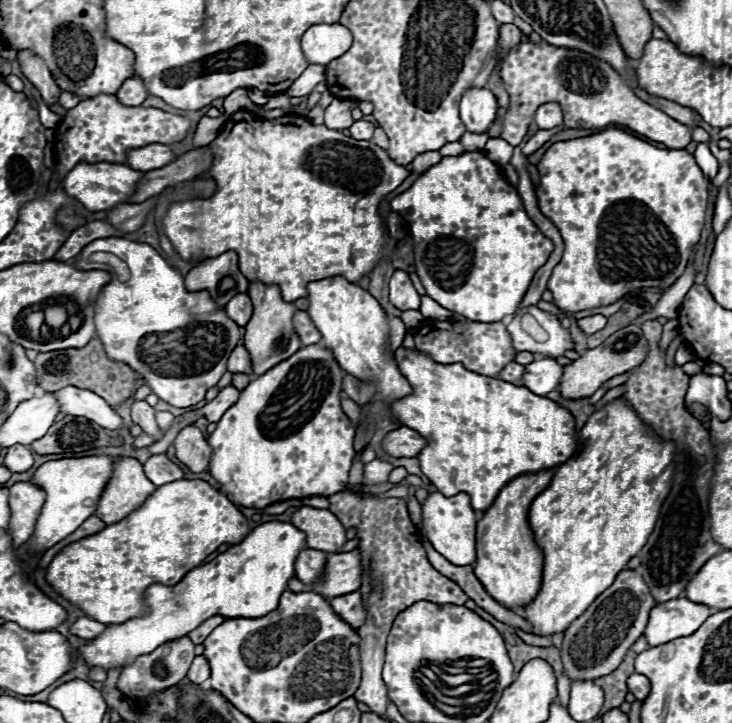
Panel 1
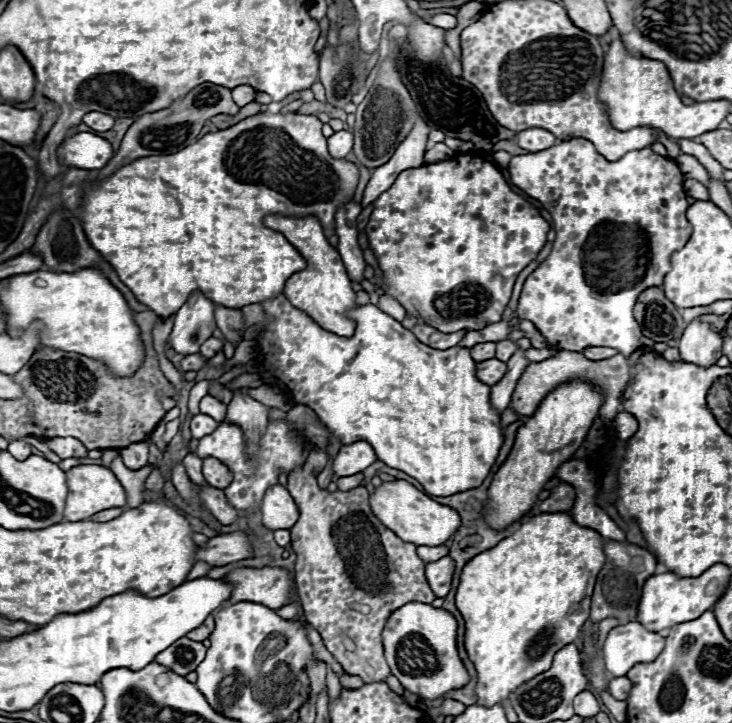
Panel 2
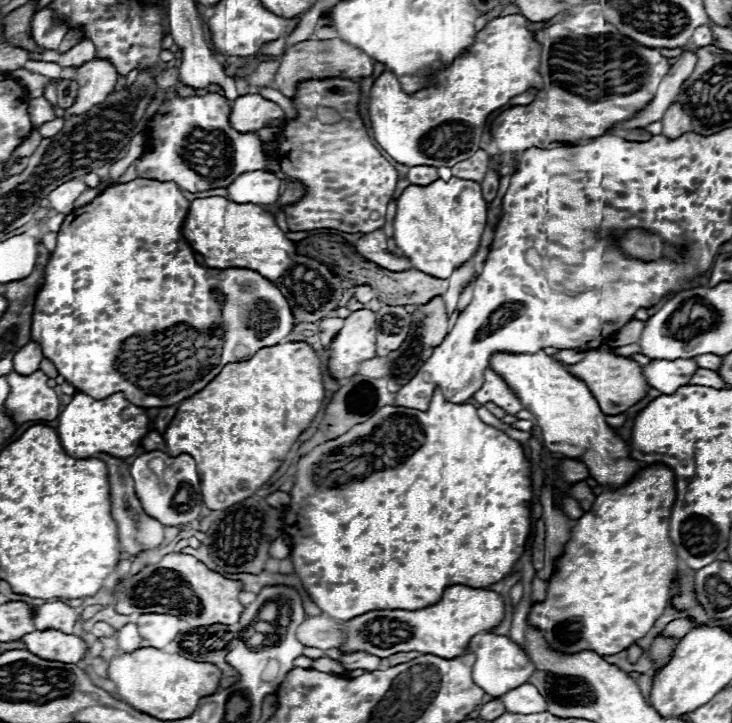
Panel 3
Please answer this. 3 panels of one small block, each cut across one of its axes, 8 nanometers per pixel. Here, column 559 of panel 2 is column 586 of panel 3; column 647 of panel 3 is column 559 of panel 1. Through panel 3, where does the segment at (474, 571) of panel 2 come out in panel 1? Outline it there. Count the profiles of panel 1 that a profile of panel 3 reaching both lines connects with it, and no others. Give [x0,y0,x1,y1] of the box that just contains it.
[522,400,674,636]

